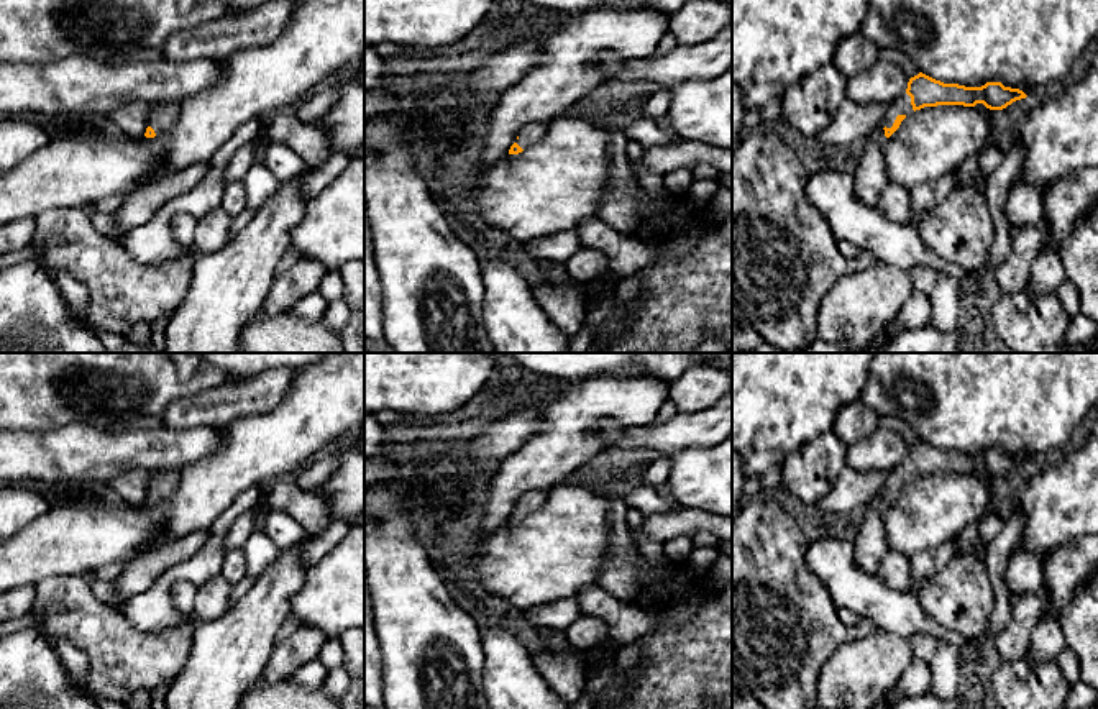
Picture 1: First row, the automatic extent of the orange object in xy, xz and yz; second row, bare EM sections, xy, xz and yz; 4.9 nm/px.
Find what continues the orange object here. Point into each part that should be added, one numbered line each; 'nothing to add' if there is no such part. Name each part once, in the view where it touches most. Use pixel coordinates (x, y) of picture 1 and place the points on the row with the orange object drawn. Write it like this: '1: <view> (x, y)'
1: yz (870, 174)

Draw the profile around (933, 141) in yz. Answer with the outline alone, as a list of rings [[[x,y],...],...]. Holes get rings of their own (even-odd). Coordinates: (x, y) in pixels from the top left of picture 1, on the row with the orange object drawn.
[[[975,107],[916,110],[885,140],[888,181],[906,189],[957,172],[988,141],[988,115]]]

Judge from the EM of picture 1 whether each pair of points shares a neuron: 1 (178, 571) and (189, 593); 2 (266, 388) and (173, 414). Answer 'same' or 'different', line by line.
1: different
2: same

